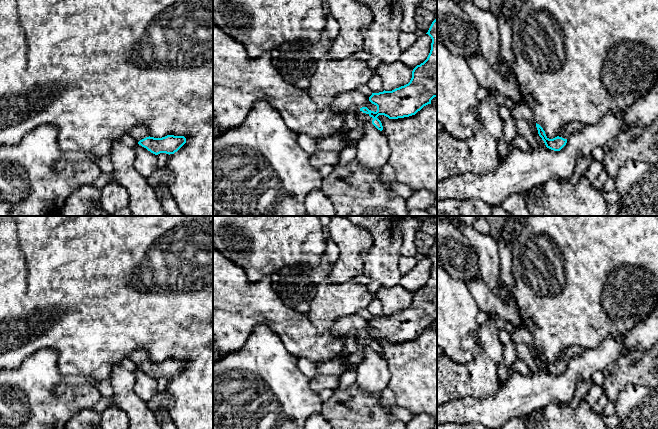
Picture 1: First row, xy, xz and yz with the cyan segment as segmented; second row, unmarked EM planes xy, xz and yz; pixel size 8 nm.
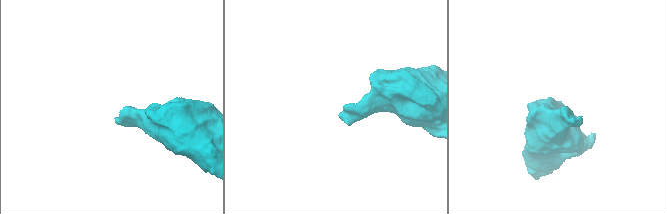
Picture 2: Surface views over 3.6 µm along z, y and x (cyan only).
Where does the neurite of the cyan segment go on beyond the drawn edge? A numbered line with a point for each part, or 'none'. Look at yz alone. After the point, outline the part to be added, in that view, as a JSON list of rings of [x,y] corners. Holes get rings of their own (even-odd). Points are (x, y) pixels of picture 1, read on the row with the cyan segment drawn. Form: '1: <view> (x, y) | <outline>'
1: yz (566, 131) | [[[571,122],[569,124],[564,125],[559,133],[558,136],[562,137],[564,139],[568,139],[572,134],[582,131],[584,128],[585,124],[582,122]]]

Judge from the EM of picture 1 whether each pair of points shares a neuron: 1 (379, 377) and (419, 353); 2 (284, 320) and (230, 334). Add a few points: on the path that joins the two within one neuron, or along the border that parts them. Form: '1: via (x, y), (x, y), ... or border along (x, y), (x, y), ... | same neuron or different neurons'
1: border along (381, 355), (387, 364), (390, 375), (388, 386) | different neurons
2: via (271, 316), (248, 316), (243, 321) | same neuron

